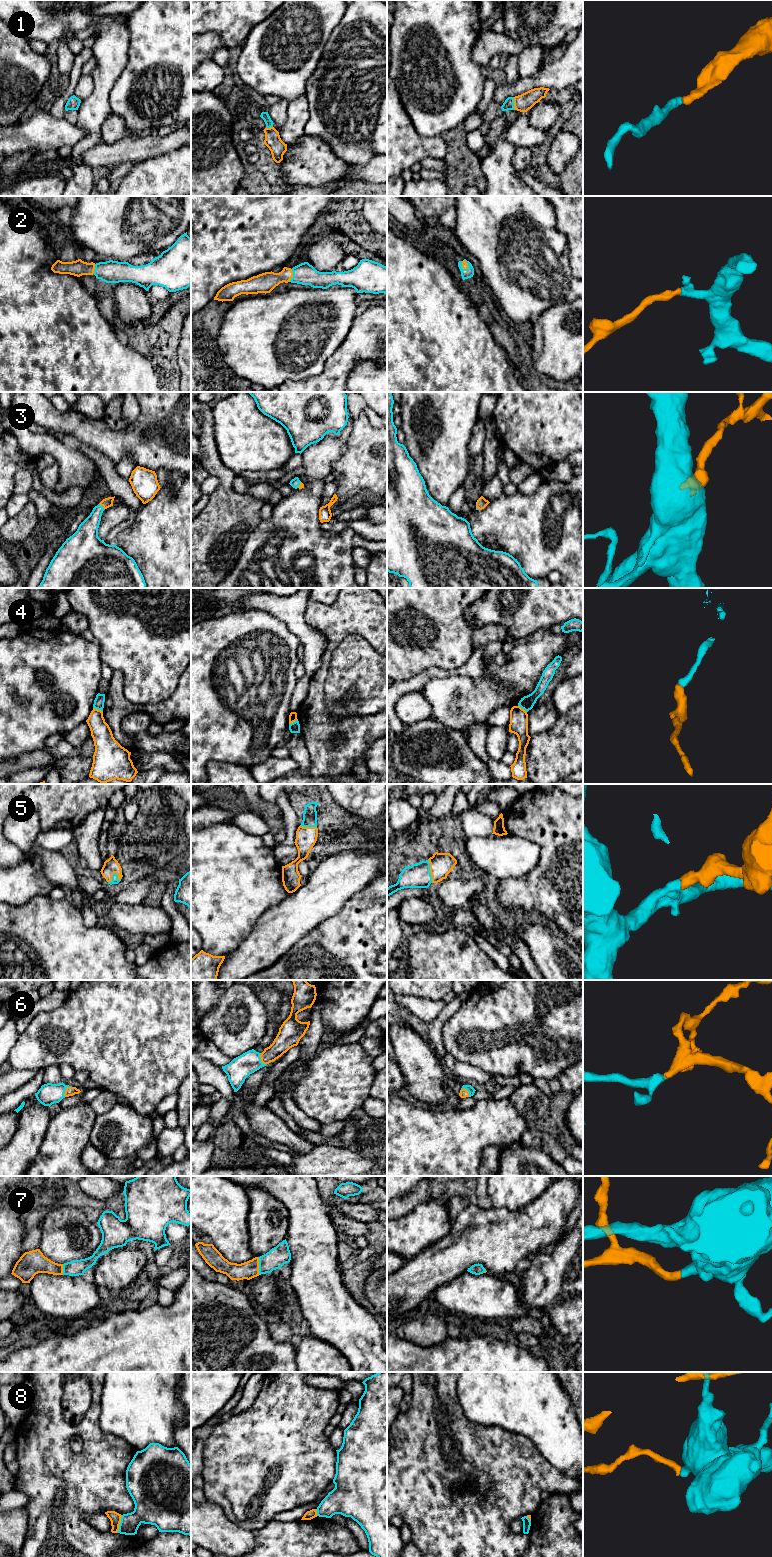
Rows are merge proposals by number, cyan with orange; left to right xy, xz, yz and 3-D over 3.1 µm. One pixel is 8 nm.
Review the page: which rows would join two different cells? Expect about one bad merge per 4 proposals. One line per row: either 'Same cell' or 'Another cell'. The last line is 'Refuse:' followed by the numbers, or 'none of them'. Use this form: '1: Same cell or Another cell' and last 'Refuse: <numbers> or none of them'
1: Same cell
2: Same cell
3: Same cell
4: Another cell
5: Same cell
6: Same cell
7: Same cell
8: Another cell
Refuse: 4, 8

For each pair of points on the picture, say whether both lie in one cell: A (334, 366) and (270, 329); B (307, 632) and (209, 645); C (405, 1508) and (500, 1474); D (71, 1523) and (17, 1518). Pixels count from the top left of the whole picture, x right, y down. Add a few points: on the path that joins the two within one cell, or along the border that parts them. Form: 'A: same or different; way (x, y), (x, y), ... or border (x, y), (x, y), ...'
A: different; border (341, 343), (326, 360), (324, 369), (310, 378)
B: different; border (278, 618), (301, 643)
C: same; way (433, 1508), (482, 1510), (489, 1502)
D: different; border (23, 1507), (27, 1513), (27, 1531), (24, 1542)

